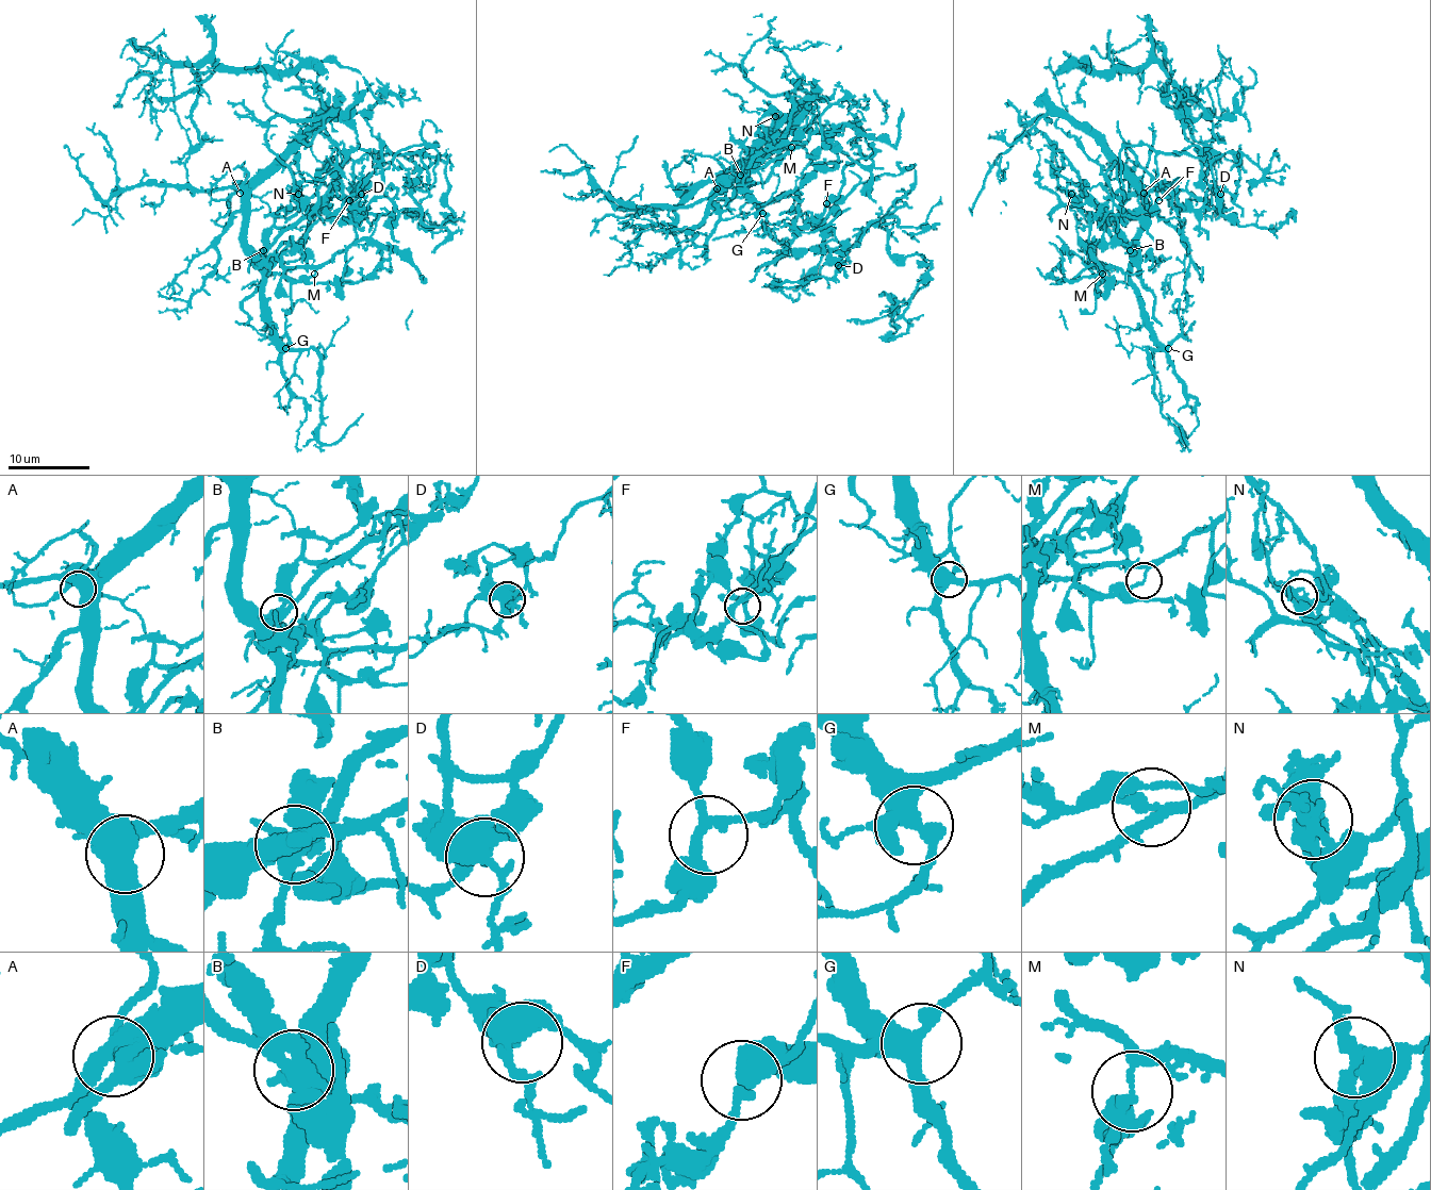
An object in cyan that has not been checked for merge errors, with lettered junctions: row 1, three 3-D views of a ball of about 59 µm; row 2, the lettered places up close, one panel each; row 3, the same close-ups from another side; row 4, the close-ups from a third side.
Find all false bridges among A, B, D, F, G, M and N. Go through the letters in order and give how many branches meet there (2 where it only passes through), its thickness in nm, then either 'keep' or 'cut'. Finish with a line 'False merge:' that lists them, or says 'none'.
A: 3 branches meet; 480 nm thick; keep
B: 4 branches meet; 440 nm thick; cut
D: 3 branches meet; 500 nm thick; keep
F: 3 branches meet; 240 nm thick; keep
G: 3 branches meet; 440 nm thick; keep
M: 3 branches meet; 170 nm thick; cut
N: 3 branches meet; 320 nm thick; cut
False merge: B, M, N

